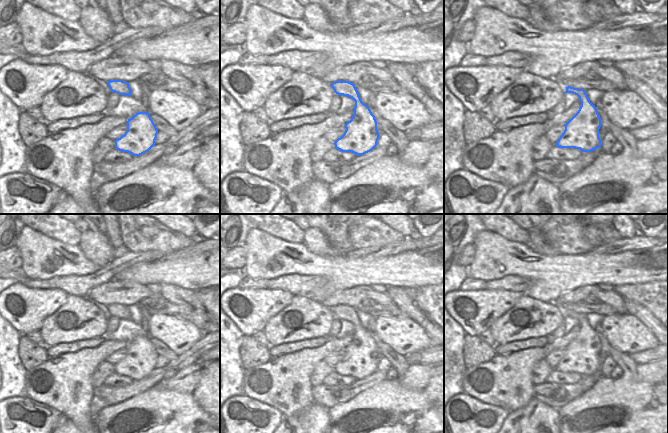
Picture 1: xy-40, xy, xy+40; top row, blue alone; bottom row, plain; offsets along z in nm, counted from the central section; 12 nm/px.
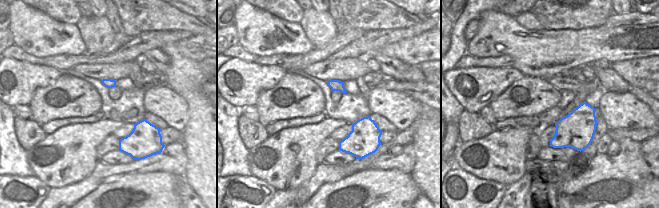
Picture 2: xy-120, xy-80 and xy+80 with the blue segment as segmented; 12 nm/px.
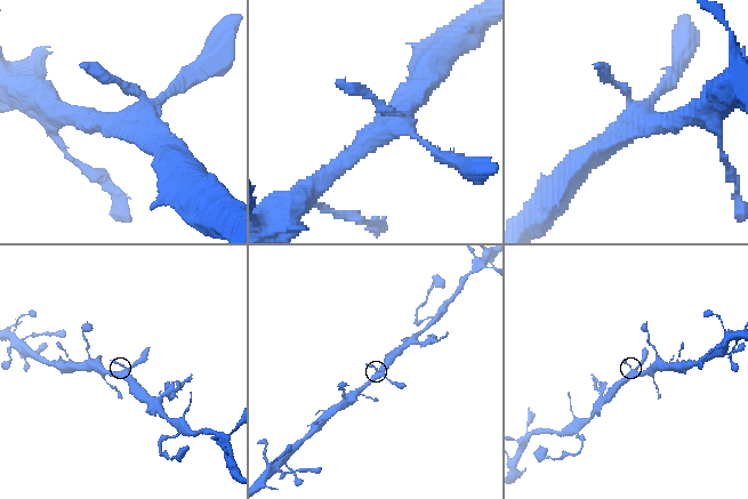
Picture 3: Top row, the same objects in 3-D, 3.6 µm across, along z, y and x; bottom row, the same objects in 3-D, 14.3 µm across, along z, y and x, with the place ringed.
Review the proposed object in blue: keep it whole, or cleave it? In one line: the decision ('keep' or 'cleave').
keep

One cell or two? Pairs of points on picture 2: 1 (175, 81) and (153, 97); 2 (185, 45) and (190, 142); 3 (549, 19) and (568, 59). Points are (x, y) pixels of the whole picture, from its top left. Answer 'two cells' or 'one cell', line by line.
1: two cells
2: two cells
3: two cells

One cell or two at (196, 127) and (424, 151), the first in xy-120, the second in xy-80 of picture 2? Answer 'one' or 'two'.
one

